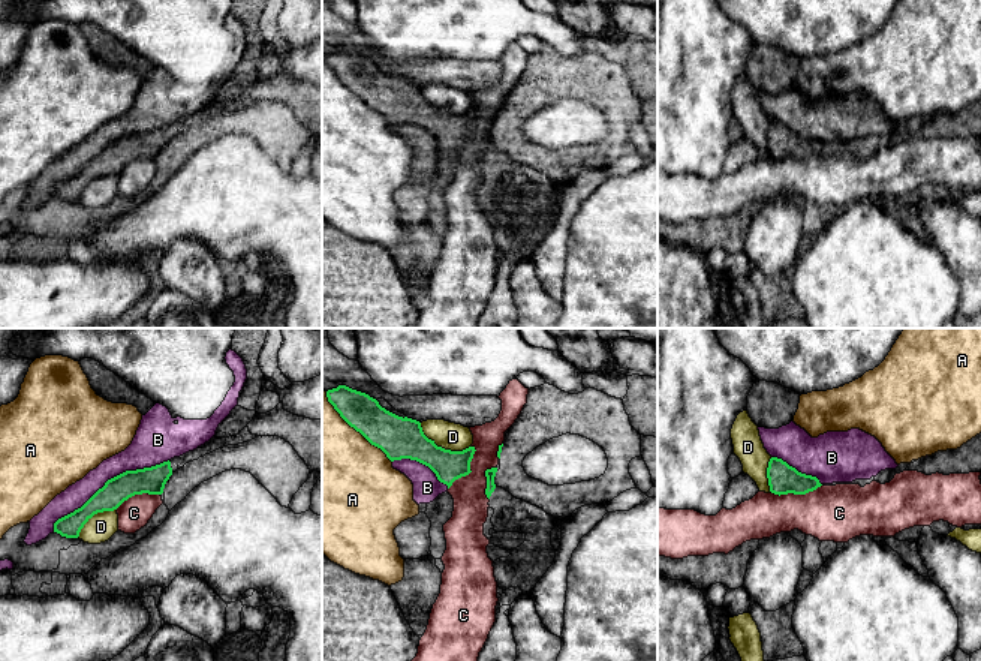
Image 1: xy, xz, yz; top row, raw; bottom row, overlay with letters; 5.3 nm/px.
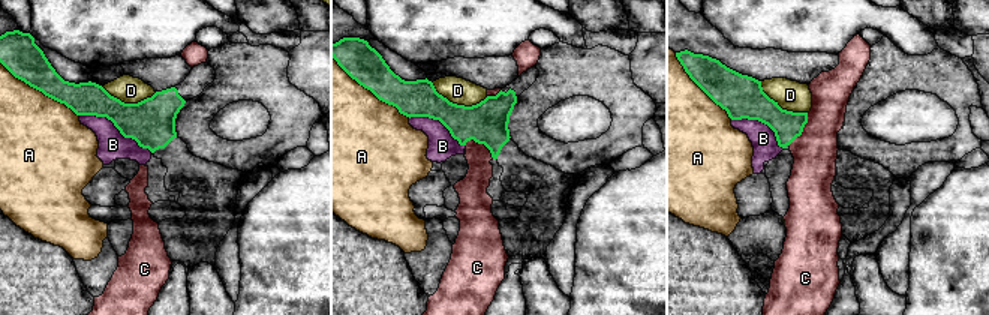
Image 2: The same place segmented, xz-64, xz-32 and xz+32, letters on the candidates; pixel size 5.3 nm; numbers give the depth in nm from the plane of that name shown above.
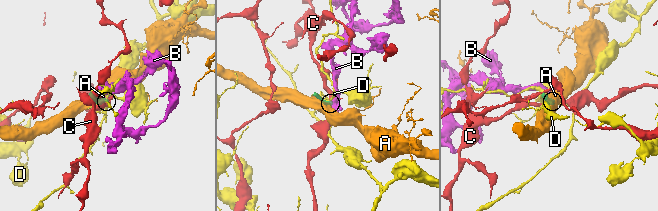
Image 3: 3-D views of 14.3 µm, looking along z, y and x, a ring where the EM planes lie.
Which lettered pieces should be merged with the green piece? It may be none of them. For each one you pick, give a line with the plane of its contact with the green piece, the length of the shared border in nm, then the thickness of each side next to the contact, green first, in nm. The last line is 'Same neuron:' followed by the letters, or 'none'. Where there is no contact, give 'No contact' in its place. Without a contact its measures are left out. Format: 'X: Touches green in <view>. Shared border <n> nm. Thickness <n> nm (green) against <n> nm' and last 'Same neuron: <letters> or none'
Same neuron: none

